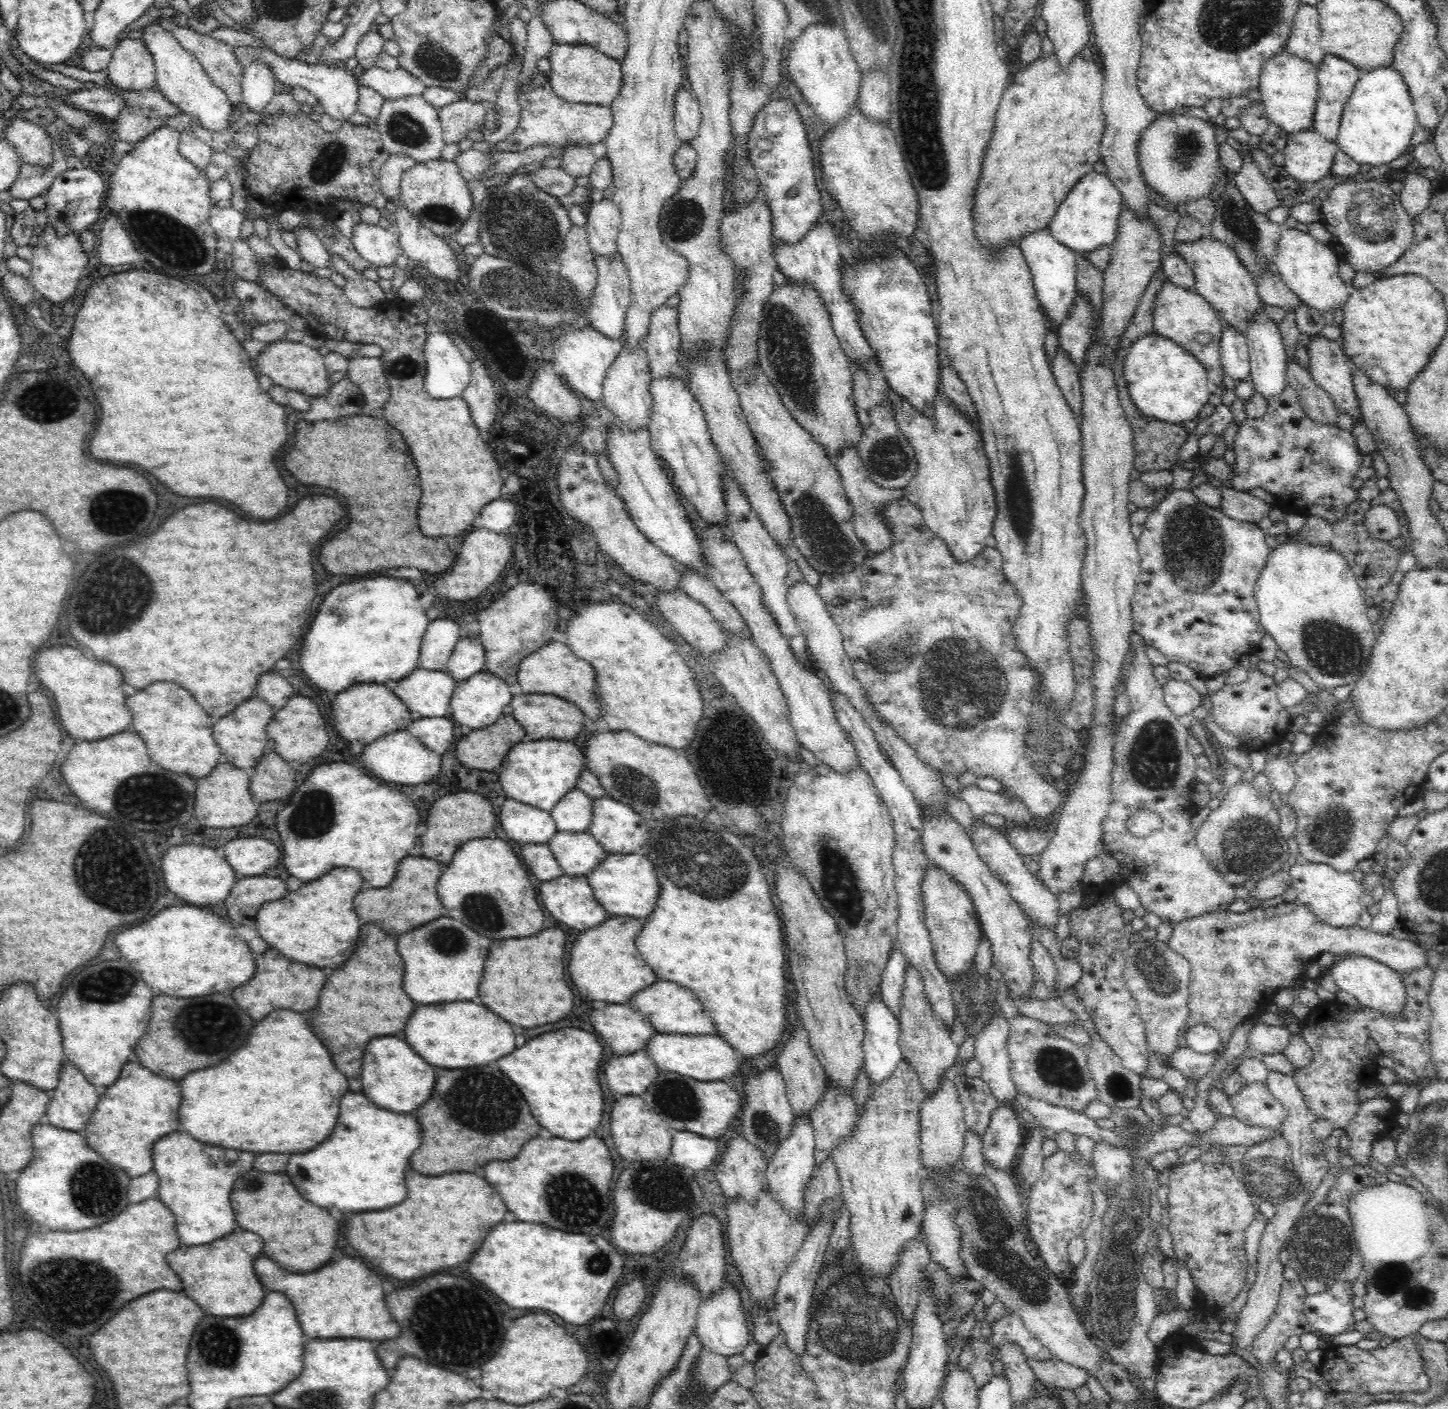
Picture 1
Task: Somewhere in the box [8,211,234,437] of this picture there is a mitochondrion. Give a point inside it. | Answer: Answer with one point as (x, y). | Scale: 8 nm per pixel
(60, 405)

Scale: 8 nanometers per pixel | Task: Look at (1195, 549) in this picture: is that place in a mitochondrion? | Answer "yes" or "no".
yes

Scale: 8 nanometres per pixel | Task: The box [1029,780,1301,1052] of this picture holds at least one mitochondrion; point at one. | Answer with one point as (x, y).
(1247, 844)

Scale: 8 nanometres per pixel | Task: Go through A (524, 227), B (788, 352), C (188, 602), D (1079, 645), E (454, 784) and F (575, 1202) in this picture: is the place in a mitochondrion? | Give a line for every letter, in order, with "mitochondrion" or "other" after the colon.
A: mitochondrion
B: mitochondrion
C: other
D: mitochondrion
E: other
F: mitochondrion

